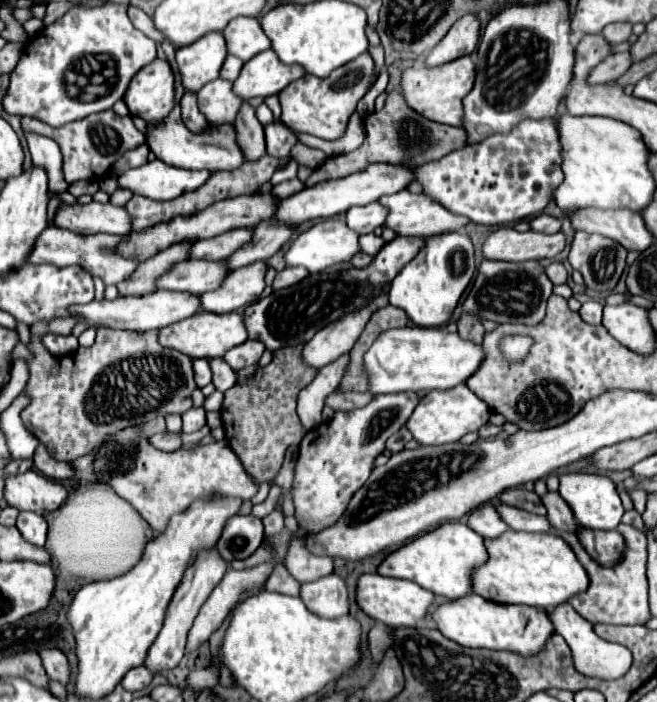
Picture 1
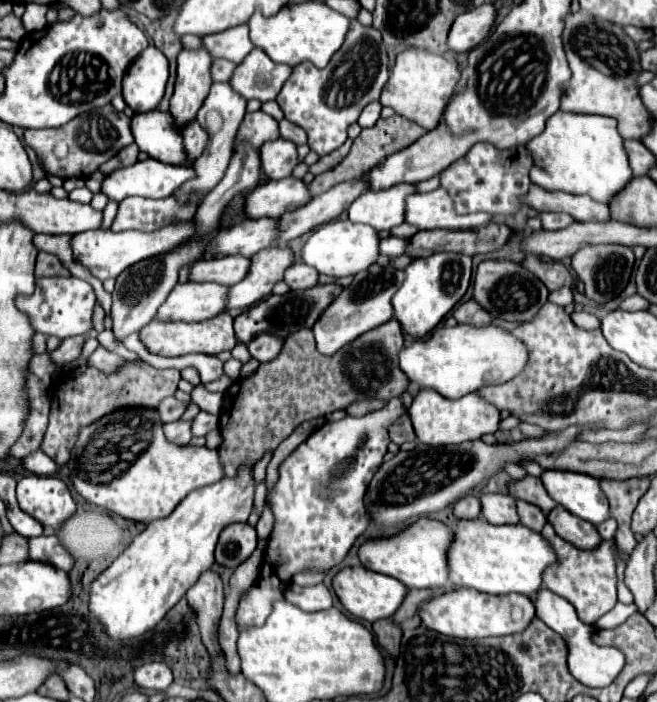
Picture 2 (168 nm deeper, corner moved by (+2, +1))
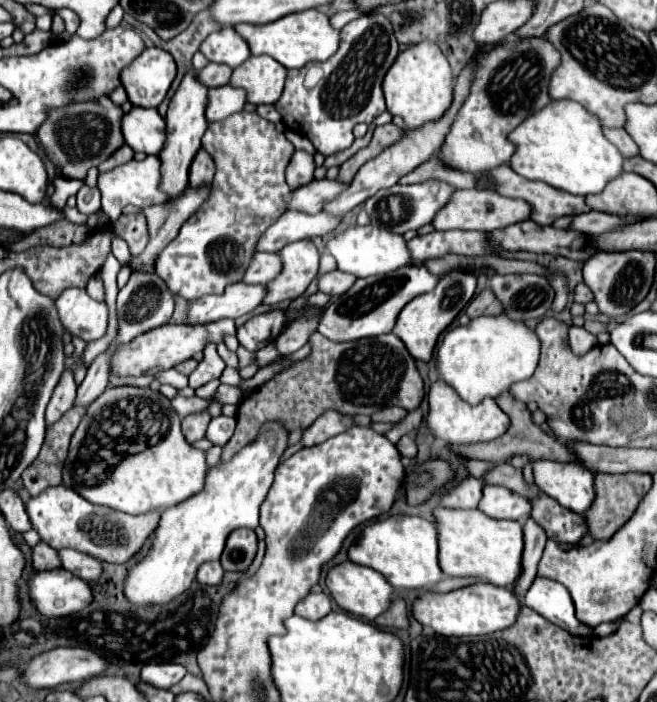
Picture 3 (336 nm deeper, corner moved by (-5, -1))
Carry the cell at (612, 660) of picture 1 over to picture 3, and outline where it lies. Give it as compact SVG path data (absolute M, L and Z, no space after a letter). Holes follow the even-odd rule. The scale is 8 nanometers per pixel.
M537 577L533 585L529 587L527 595L523 597L523 603L537 613L541 613L547 621L559 625L561 629L573 633L573 635L593 635L593 629L587 625L581 625L575 617L573 601L569 591L551 579Z

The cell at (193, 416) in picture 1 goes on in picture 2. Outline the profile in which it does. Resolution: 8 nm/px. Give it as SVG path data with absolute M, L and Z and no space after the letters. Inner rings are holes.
M200 411L192 421L192 435L196 435L196 437L206 435L214 427L218 427L218 415L210 415L206 411Z

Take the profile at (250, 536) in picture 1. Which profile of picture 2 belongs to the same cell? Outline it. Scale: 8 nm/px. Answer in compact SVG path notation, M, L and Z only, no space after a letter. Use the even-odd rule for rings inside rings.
M248 523L228 525L216 545L216 563L224 567L238 567L256 549L256 529Z

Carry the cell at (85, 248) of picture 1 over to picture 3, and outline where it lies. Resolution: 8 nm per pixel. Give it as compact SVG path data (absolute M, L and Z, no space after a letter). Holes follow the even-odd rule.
M247 111L209 123L201 145L217 169L211 197L195 217L183 223L179 235L163 249L155 263L155 271L163 277L171 293L187 301L195 301L207 293L223 293L227 285L243 279L255 255L259 233L287 211L283 205L287 205L287 193L291 189L285 183L285 167L295 153L295 147L283 133L277 133L271 121Z

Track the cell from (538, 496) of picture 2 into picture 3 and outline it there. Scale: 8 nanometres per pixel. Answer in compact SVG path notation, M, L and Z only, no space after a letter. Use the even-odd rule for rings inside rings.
M499 463L497 467L489 469L483 475L483 481L491 483L491 485L503 485L503 487L507 487L511 491L517 491L519 495L529 497L529 499L537 497L537 493L539 493L539 487L537 485L527 487L525 481L523 481L523 473L517 471L517 469L513 469L509 463Z

